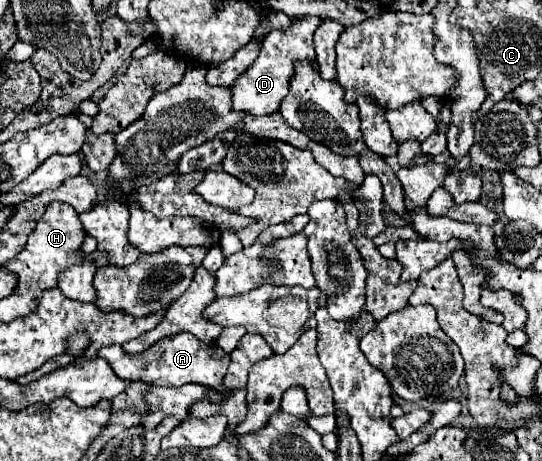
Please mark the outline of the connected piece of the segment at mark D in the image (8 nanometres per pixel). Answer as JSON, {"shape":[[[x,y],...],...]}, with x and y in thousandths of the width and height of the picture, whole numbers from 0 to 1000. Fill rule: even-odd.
{"shape":[[[563,35],[537,52],[533,65],[504,65],[482,87],[482,108],[467,143],[448,156],[434,182],[430,182],[430,239],[463,247],[463,252],[493,252],[515,239],[518,217],[530,208],[530,187],[541,161],[541,134],[544,130],[581,130],[577,108],[577,69],[585,65],[592,39],[585,35]]]}

